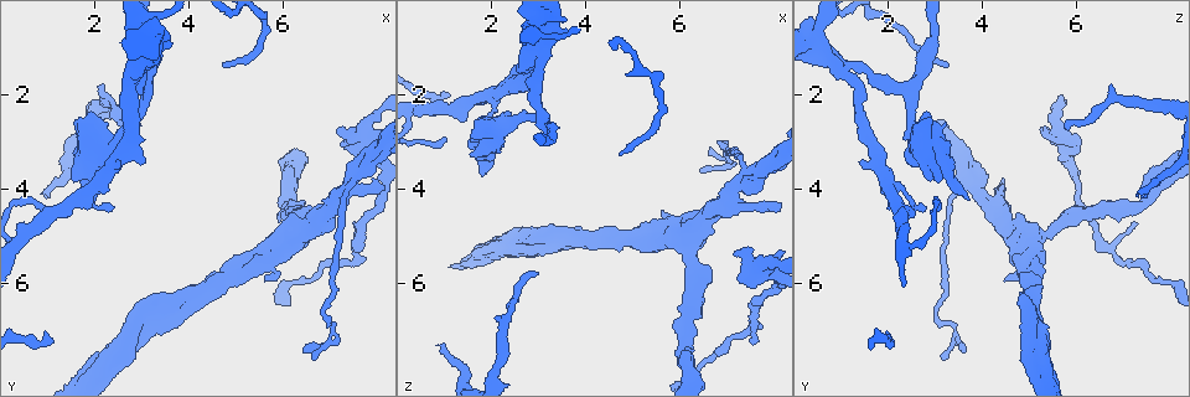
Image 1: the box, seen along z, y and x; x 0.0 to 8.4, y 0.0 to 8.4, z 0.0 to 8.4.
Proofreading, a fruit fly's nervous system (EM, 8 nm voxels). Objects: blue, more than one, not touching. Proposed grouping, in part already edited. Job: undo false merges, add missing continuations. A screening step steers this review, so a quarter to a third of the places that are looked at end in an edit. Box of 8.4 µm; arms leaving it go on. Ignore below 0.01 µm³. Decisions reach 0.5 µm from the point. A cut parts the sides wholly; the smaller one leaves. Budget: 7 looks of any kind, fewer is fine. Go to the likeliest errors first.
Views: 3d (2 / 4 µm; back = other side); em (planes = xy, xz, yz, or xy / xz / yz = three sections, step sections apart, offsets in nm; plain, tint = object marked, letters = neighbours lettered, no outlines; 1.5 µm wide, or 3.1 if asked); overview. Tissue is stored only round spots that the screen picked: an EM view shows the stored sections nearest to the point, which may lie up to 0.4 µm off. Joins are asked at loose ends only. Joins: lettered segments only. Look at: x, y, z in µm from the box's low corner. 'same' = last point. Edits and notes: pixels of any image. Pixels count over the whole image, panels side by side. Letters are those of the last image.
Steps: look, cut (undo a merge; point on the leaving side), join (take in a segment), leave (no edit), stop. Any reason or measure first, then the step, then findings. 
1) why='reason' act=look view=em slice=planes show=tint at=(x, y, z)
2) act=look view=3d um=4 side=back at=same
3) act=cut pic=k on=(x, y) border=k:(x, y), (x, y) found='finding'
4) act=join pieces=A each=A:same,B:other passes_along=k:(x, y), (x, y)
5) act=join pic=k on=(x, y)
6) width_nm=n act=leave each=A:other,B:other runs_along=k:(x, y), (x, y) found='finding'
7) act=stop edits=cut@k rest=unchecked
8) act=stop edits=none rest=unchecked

why='thin end' act=look view=3d um=2 at=(3.00, 2.70, 5.85)

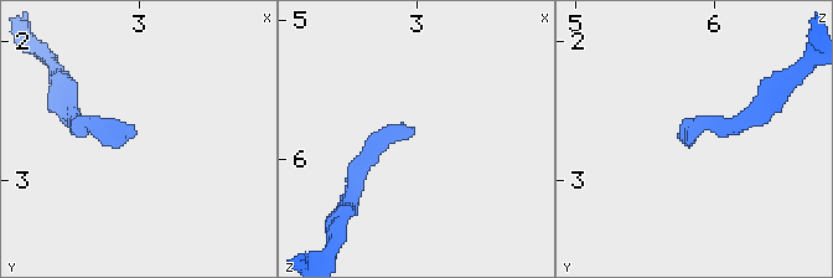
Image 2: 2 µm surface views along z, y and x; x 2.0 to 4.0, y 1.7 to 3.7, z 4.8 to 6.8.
why='now the EM' act=look view=em slice=planes show=letters at=(3.00, 2.68, 5.80)

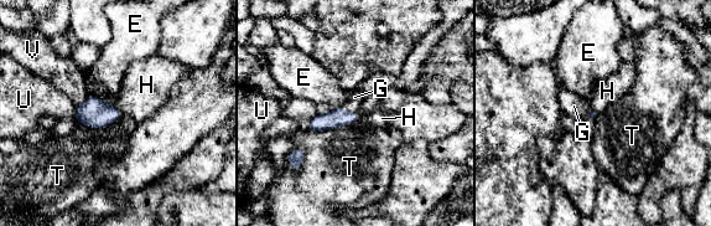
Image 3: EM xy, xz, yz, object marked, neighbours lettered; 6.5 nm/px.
longest_contact=H:260nm act=join pieces=G each=E:other,G:same,H:other,T:other,U:other,V:other found='the cell continues'

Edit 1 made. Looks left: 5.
why='an open end' act=look view=em slice=xy step=8 show=letters at=(6.70, 7.60, 3.15)

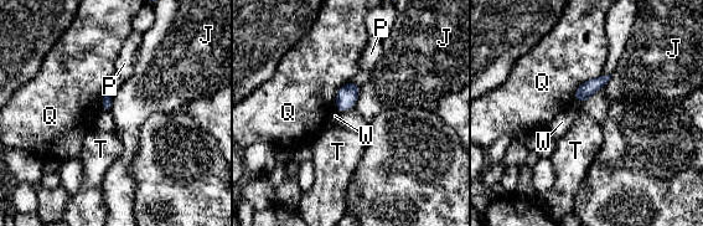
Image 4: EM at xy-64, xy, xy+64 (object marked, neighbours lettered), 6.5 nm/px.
act=leave each=J:other,P:other,Q:other,T:other,W:other border=4:(361, 86), (353, 106) found='none of them fits'

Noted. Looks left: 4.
why='sudden change in width' act=look view=em slice=planes show=letters at=(6.25, 3.70, 7.85)

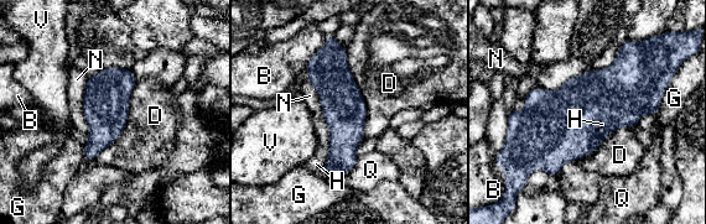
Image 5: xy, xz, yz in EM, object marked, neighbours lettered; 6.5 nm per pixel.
width_nm=280 act=leave each=B:other,D:other,G:other,H:other,N:other,Q:other,V:other border=5:(344, 46), (366, 104), (363, 140) found='all the same cell'

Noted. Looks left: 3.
act=stop edits=join@3 rest=unchecked

